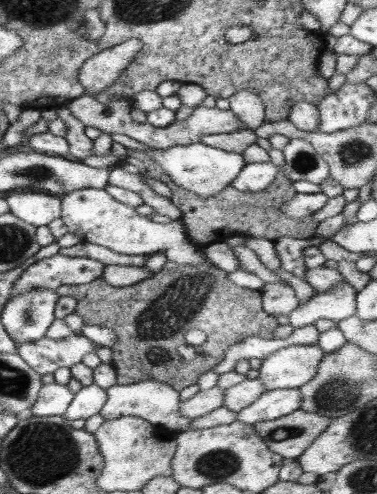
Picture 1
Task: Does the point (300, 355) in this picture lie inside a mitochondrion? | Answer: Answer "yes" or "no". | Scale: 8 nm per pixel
no

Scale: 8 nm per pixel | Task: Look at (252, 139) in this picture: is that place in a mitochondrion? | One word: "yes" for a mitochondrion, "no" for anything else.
no

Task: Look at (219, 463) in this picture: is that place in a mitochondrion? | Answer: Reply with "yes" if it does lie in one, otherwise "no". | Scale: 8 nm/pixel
yes

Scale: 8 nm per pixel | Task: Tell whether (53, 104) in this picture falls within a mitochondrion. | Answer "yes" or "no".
no

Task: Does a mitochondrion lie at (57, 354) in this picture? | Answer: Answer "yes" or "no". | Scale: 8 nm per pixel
no

